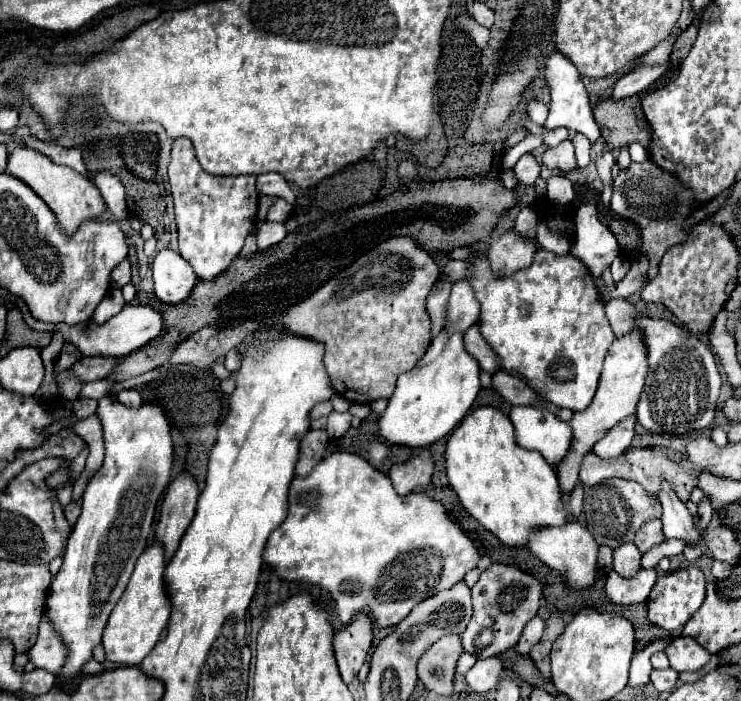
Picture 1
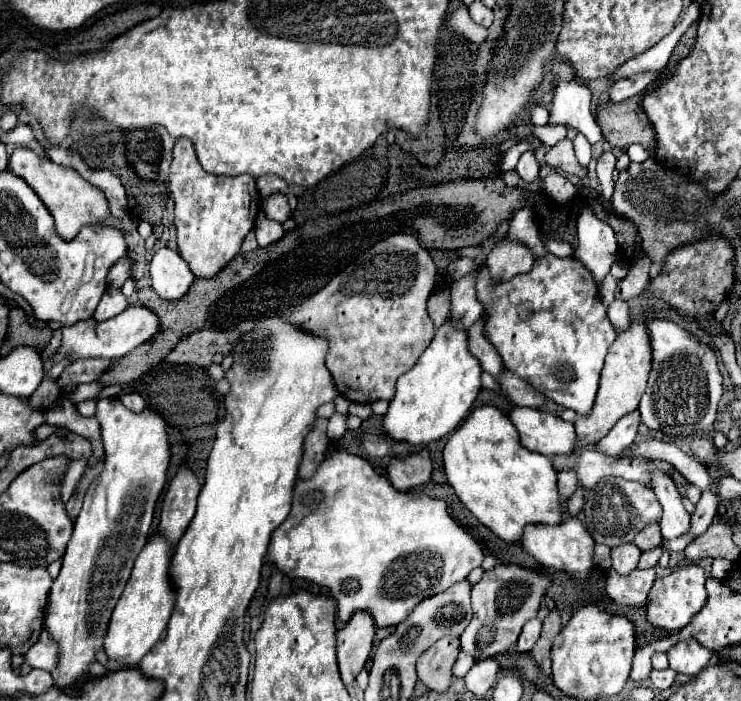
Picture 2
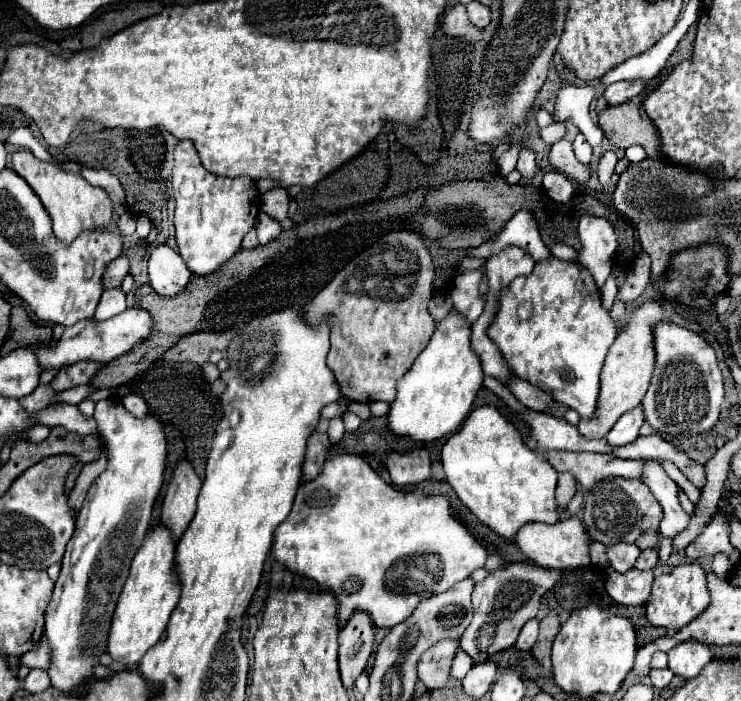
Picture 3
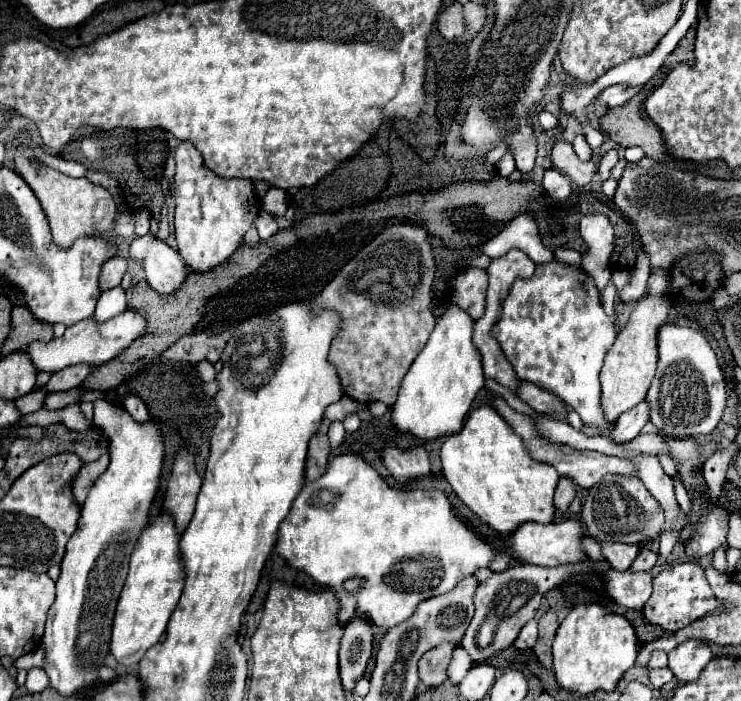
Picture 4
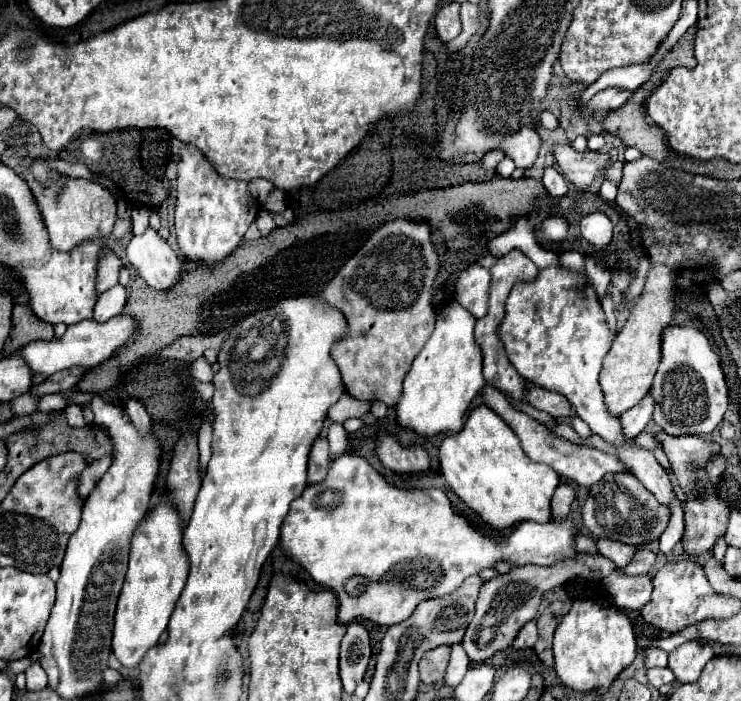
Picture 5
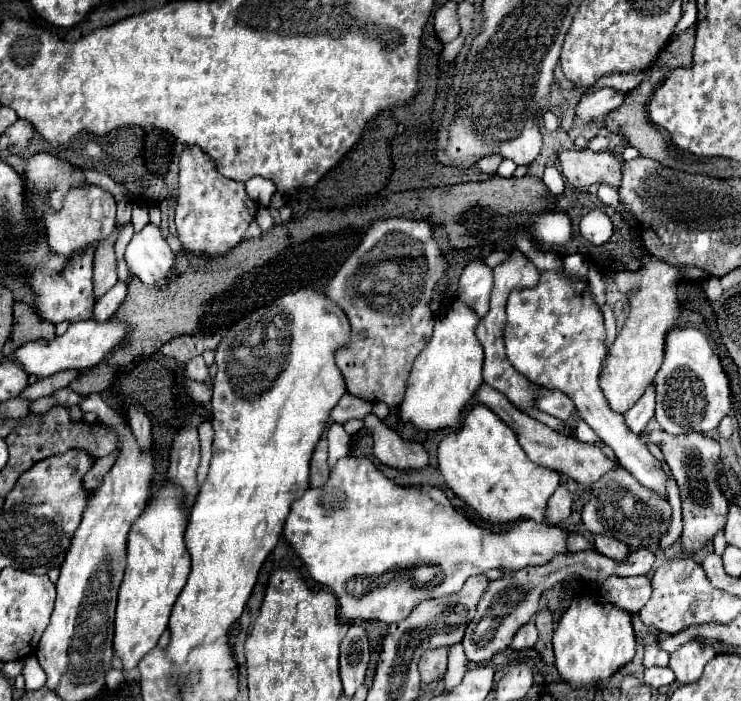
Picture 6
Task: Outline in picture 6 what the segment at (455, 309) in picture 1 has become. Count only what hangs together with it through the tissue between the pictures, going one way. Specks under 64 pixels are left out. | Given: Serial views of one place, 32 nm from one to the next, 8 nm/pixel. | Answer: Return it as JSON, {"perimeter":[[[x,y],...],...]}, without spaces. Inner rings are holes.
{"perimeter":[[[472,260],[458,282],[458,298],[470,306],[480,318],[488,312],[490,292],[492,292],[492,268],[484,266],[482,260]]]}

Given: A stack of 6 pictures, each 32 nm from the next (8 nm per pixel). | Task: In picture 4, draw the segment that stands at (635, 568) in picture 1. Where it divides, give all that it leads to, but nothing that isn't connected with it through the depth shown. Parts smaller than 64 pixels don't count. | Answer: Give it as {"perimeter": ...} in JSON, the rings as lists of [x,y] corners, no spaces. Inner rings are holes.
{"perimeter":[[[604,542],[604,544],[602,544],[602,552],[604,552],[606,560],[610,562],[610,566],[612,566],[614,570],[624,572],[624,570],[628,570],[628,568],[632,566],[632,562],[636,560],[640,548],[634,546],[634,544],[620,544],[620,542],[618,542],[618,544],[612,544],[612,542]]]}

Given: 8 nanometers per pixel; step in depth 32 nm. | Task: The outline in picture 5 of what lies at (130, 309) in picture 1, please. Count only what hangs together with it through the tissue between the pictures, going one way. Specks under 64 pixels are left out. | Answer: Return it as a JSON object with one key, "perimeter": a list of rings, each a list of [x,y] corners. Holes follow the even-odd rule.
{"perimeter":[[[128,314],[114,316],[104,324],[98,324],[96,320],[90,318],[90,320],[68,326],[68,330],[62,338],[52,338],[48,342],[44,342],[44,340],[30,342],[22,350],[18,350],[18,354],[22,358],[26,358],[26,362],[34,374],[52,376],[54,372],[60,372],[60,370],[72,368],[72,366],[94,368],[94,366],[102,364],[104,360],[108,360],[112,354],[116,354],[116,350],[120,350],[120,346],[132,342],[132,336],[136,334],[136,330],[138,330],[138,320],[134,320]]]}

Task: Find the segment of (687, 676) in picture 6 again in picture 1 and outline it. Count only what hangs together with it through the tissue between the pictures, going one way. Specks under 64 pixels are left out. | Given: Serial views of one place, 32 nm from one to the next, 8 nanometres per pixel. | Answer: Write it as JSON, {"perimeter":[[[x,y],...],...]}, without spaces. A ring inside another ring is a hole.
{"perimeter":[[[684,636],[670,642],[666,656],[676,672],[696,672],[710,660],[710,652],[706,648],[702,648],[694,638]]]}

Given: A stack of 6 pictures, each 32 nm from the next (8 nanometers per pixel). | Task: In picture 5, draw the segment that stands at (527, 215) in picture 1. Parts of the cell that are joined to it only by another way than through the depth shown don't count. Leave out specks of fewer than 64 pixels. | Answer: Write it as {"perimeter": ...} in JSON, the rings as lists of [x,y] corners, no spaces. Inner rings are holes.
{"perimeter":[[[518,218],[512,228],[508,228],[504,234],[500,234],[498,238],[494,238],[486,250],[492,256],[504,256],[510,250],[522,250],[538,268],[546,268],[552,264],[560,264],[558,256],[550,250],[546,250],[538,238],[536,238],[536,228],[534,224],[530,224],[528,218]]]}

